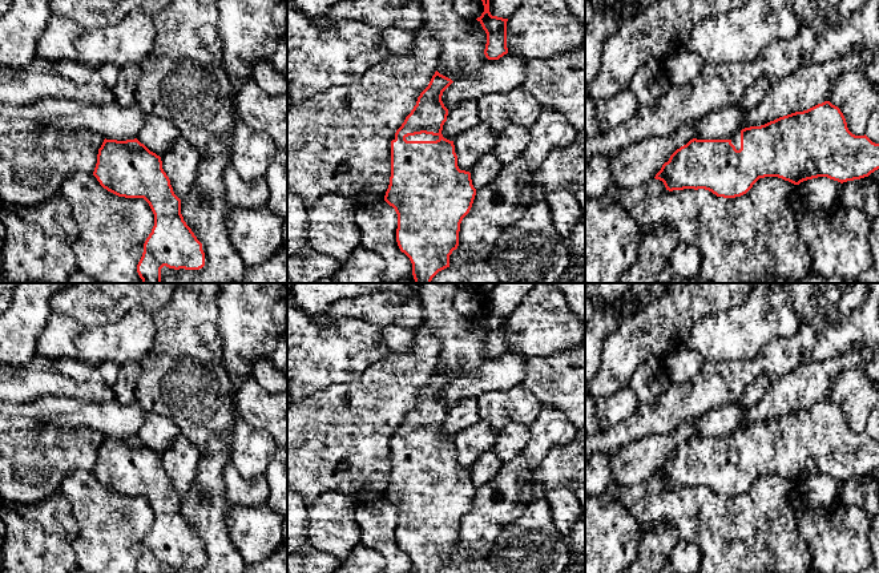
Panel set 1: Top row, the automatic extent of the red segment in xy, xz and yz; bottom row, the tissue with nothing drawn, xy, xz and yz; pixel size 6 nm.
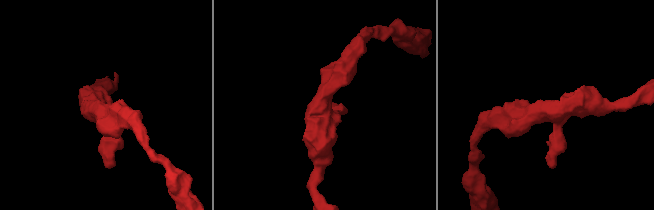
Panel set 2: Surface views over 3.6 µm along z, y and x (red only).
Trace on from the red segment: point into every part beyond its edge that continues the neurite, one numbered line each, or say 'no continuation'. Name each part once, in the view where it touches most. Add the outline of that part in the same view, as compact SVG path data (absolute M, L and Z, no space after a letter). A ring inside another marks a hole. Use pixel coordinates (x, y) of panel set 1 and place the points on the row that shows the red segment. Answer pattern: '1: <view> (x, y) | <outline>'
1: xz (418, 137) | M415 134L415 136L408 136L406 137L407 141L436 141L439 140L439 136L432 136L432 134Z

